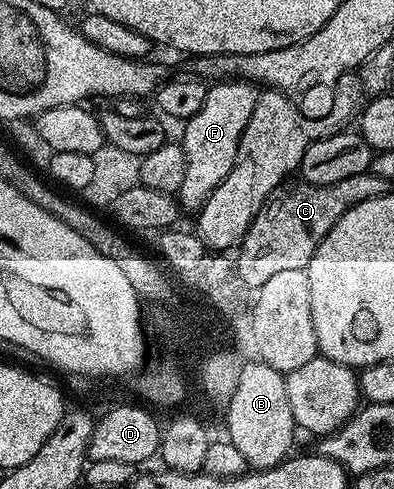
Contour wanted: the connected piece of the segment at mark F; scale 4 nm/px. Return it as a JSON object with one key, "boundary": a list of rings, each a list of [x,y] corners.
{"boundary":[[[227,79],[211,84],[204,95],[204,103],[196,115],[192,115],[181,126],[180,144],[186,162],[184,163],[184,181],[180,183],[176,200],[183,210],[197,211],[209,199],[212,191],[228,179],[232,163],[236,163],[236,151],[240,147],[240,135],[256,111],[259,86],[245,79]]]}

